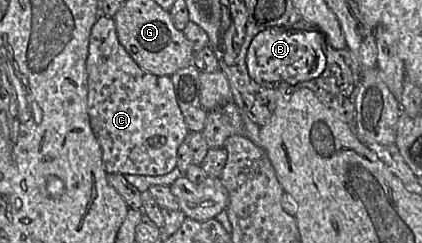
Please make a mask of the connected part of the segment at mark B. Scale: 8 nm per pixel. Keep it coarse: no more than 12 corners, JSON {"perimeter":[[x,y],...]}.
{"perimeter":[[271,28],[252,40],[250,77],[295,86],[324,73],[320,31]]}

